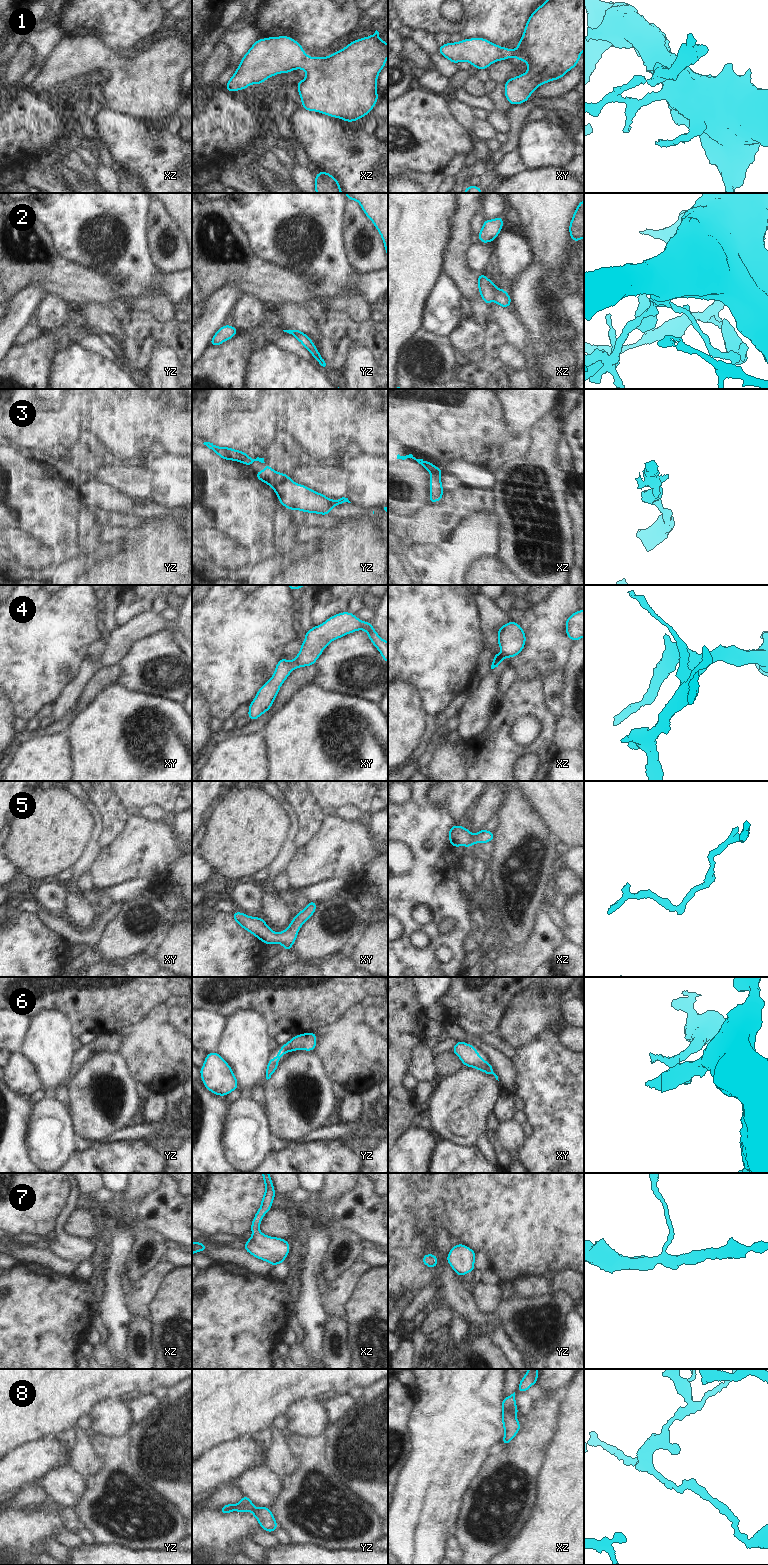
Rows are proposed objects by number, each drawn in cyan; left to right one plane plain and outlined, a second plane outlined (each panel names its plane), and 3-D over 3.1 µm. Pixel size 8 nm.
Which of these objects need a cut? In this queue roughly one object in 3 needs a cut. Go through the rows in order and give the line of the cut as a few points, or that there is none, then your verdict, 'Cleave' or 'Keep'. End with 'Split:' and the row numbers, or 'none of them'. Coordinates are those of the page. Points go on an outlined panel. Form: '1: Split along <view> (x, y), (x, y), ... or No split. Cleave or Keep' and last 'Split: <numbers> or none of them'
1: No split. Keep
2: Split along xz (497, 291), (493, 298). Cleave
3: Split along yz (289, 479), (274, 489). Cleave
4: No split. Keep
5: No split. Keep
6: No split. Keep
7: No split. Keep
8: No split. Keep
Split: 2, 3.

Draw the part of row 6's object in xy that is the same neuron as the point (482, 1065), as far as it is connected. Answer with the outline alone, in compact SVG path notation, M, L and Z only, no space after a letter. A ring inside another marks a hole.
M458 1041L452 1052L460 1058L465 1067L472 1066L474 1069L483 1071L486 1074L493 1074L496 1080L498 1080L498 1076L493 1072L492 1065L480 1057L473 1045Z

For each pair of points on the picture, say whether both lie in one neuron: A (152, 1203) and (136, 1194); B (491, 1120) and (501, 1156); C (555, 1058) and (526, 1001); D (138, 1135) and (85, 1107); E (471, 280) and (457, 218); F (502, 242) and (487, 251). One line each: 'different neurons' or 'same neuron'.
A: different neurons
B: same neuron
C: different neurons
D: different neurons
E: same neuron
F: different neurons

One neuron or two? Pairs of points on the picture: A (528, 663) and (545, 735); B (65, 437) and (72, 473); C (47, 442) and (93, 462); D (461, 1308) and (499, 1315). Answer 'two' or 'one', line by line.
A: two
B: two
C: two
D: one

